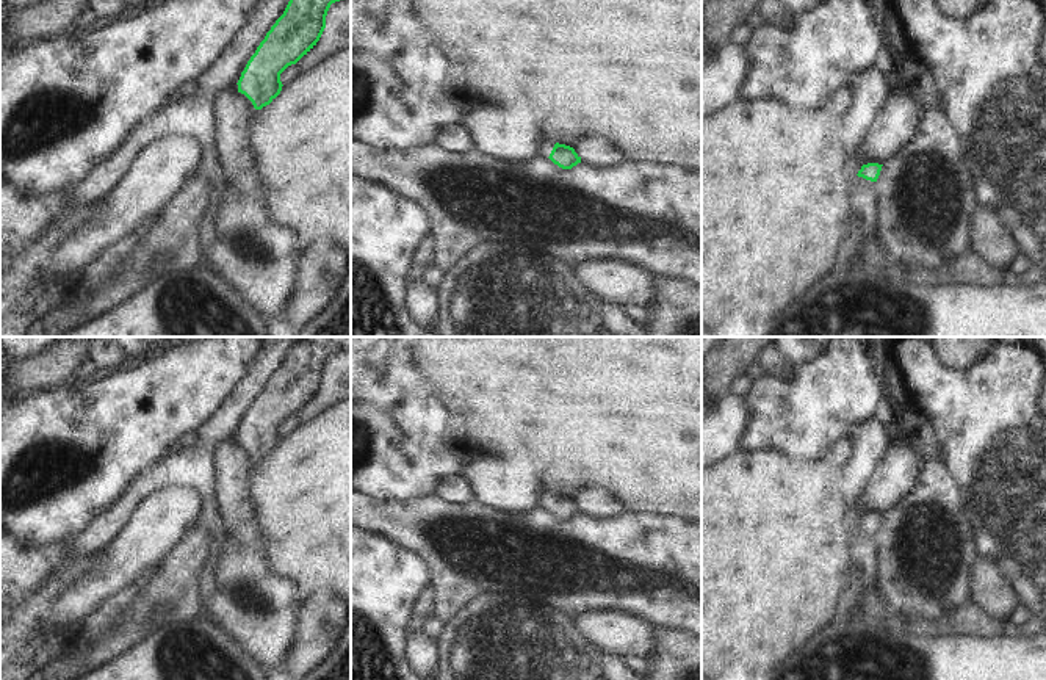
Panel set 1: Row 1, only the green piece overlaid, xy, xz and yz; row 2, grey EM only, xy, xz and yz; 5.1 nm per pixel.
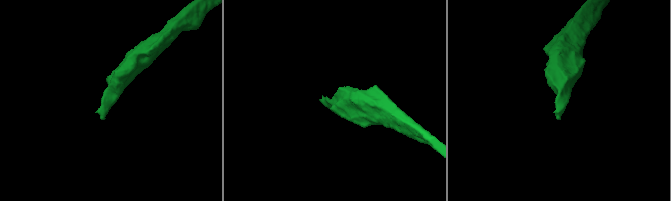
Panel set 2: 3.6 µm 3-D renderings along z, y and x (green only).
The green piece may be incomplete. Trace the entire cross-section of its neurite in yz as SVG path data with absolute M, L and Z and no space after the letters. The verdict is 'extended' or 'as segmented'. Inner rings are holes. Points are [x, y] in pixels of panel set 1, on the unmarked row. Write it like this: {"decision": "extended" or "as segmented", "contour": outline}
{"decision": "extended", "contour": "M863 515L855 528L849 528L846 545L849 561L853 569L860 570L861 594L850 616L863 616L867 592L878 583L878 564L875 558L875 533L883 515Z"}

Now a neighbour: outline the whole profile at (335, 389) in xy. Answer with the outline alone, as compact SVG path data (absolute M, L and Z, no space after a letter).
M351 349L330 356L326 379L319 392L296 414L280 425L283 437L319 418L351 398Z

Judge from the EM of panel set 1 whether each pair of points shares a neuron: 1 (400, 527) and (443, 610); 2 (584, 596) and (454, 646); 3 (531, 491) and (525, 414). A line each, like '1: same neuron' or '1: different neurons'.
1: same neuron
2: different neurons
3: different neurons

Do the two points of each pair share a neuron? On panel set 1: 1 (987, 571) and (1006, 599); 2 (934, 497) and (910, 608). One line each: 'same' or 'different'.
1: same
2: same

